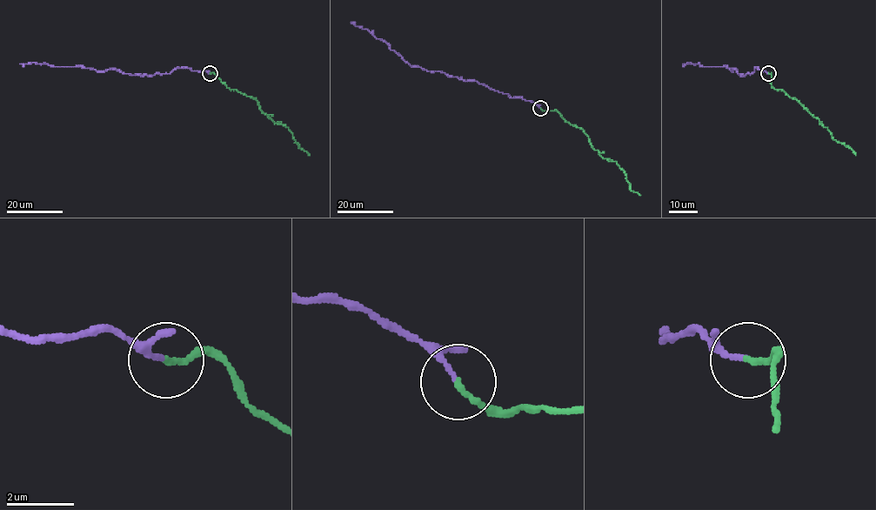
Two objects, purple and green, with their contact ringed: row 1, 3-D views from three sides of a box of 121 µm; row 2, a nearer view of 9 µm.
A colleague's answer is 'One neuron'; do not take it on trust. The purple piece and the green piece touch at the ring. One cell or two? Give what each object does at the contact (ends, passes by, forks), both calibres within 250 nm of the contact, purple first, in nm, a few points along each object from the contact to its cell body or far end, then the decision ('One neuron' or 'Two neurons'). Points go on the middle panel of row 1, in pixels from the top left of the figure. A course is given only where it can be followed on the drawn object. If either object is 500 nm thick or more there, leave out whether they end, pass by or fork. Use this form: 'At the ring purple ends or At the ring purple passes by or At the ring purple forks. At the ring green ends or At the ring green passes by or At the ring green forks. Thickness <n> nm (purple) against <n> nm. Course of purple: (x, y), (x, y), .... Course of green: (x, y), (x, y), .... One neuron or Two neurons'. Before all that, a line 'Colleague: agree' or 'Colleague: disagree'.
Colleague: agree
At the ring purple ends. At the ring green ends. Thickness 150 nm (purple) against 180 nm. Course of purple: (540, 108), (532, 102), (511, 97), (476, 81), (411, 66), (387, 43), (351, 23). Course of green: (540, 108), (557, 110), (565, 121), (580, 128), (603, 157), (618, 164), (626, 176), (630, 189), (640, 195). One neuron

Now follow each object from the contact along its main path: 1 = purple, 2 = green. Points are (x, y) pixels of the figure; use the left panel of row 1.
1: (209, 73), (177, 68), (169, 74), (150, 76), (123, 73), (114, 68), (96, 71), (77, 65), (20, 63)
2: (209, 73), (213, 72), (230, 90), (257, 101), (264, 113), (286, 127), (295, 142), (310, 155)

